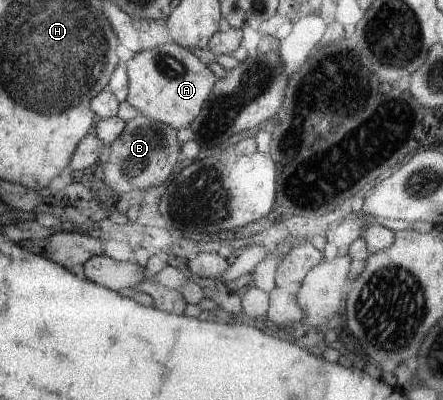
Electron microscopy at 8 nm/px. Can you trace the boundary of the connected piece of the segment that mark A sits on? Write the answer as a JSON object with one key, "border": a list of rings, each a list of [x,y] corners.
{"border":[[[168,41],[152,49],[137,52],[125,63],[127,68],[126,101],[139,113],[153,121],[170,125],[172,129],[188,127],[209,100],[214,86],[214,75],[200,63],[188,48],[182,49],[176,42]]]}

